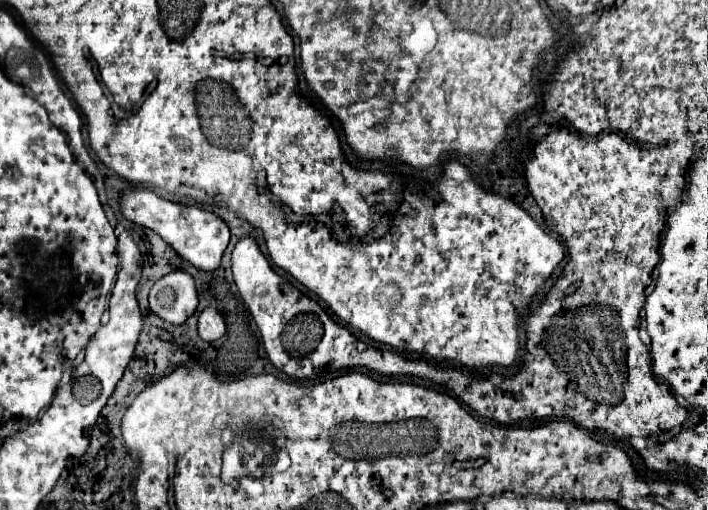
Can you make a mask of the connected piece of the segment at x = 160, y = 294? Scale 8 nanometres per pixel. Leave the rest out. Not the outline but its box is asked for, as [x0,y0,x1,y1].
[150,271,198,325]

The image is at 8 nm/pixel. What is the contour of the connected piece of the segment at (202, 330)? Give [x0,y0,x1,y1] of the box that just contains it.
[198,307,226,341]

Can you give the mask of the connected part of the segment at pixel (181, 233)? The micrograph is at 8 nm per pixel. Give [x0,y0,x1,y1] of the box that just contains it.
[118,189,230,271]

